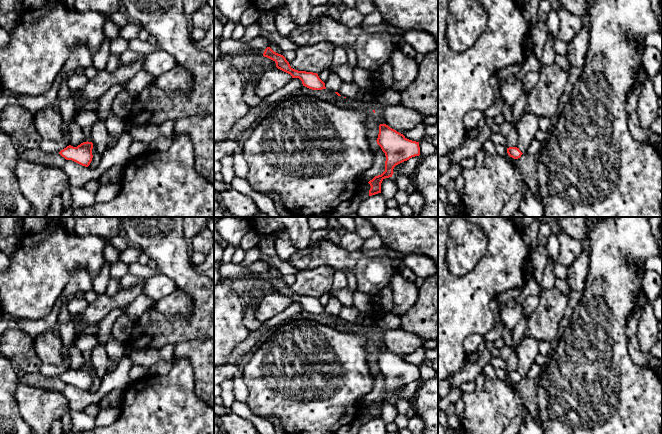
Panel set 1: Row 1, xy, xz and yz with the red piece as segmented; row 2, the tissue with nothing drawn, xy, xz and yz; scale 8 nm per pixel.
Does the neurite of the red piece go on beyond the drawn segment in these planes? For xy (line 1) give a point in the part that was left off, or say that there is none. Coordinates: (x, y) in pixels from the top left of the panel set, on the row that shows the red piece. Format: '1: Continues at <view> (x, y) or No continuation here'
1: No continuation here

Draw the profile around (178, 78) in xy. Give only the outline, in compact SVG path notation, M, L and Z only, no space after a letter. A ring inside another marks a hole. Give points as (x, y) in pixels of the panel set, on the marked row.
M177 65L170 71L155 77L154 84L165 91L181 90L187 92L192 88L192 79L192 74L188 70Z

